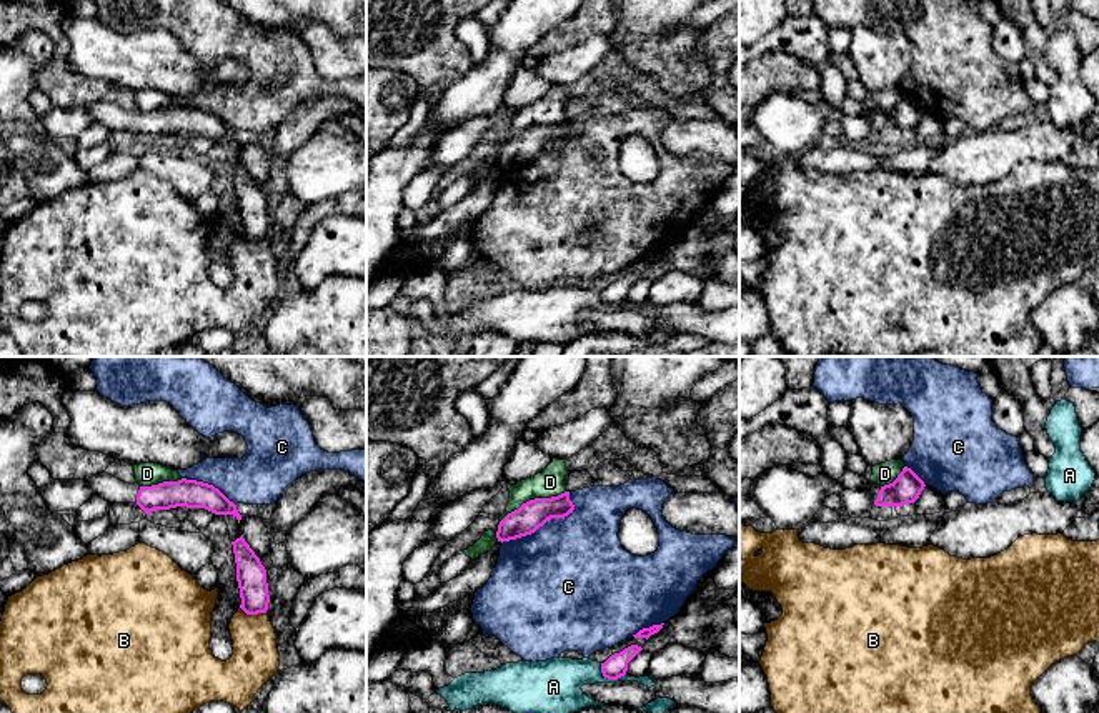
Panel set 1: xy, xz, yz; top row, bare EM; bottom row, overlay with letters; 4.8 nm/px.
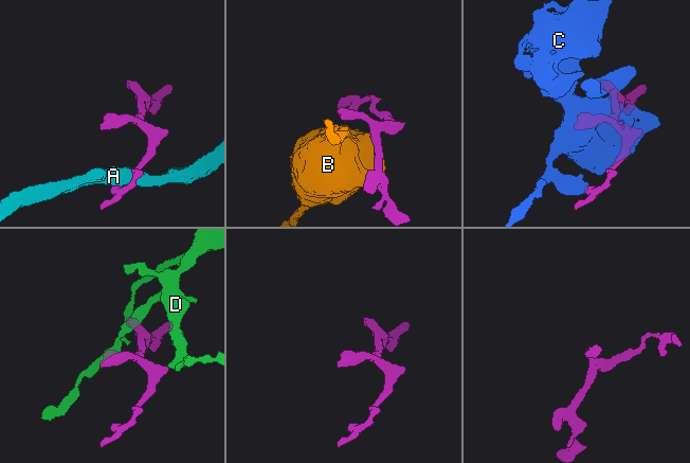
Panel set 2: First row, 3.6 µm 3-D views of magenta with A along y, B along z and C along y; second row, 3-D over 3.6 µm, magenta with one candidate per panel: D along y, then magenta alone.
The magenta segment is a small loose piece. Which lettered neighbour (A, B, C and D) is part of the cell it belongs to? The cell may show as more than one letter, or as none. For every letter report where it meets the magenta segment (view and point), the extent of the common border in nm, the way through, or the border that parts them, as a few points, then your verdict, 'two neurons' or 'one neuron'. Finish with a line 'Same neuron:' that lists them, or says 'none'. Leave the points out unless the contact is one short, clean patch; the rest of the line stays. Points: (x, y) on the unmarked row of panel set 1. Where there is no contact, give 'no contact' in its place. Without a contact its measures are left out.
A: contact xz (608, 305); length 140 nm; two neurons
B: contact xy (253, 240); length 130 nm; two neurons
C: contact xz (545, 149); length 420 nm; two neurons
D: contact xz (532, 127); length 360 nm; border xz (565, 117), (550, 124), (530, 125), (500, 149); two neurons
Same neuron: none

